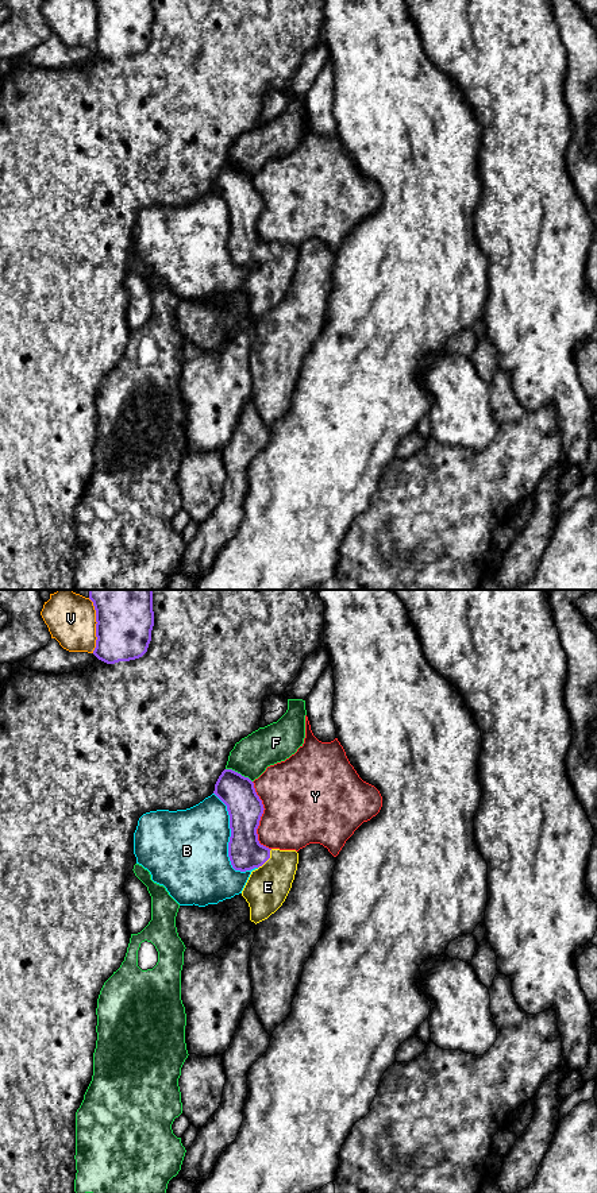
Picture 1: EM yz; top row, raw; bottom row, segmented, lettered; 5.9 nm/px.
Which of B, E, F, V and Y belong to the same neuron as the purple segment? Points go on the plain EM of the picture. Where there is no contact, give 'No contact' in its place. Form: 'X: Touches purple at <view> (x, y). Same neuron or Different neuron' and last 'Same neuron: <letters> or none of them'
B: Touches purple at yz (228, 238). Different neuron
E: Touches purple at yz (268, 254). Same neuron
F: Touches purple at yz (239, 169). Different neuron
V: Touches purple at yz (96, 24). Different neuron
Y: Touches purple at yz (260, 213). Different neuron
Same neuron: E

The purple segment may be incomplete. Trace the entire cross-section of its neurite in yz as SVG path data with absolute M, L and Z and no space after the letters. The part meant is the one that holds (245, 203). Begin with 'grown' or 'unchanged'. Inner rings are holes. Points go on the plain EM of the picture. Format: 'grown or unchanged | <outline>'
grown | M224 165L213 189L227 201L230 211L231 260L235 266L251 267L242 292L249 298L250 316L257 320L285 297L297 266L298 248L259 239L257 224L265 204L249 173Z

